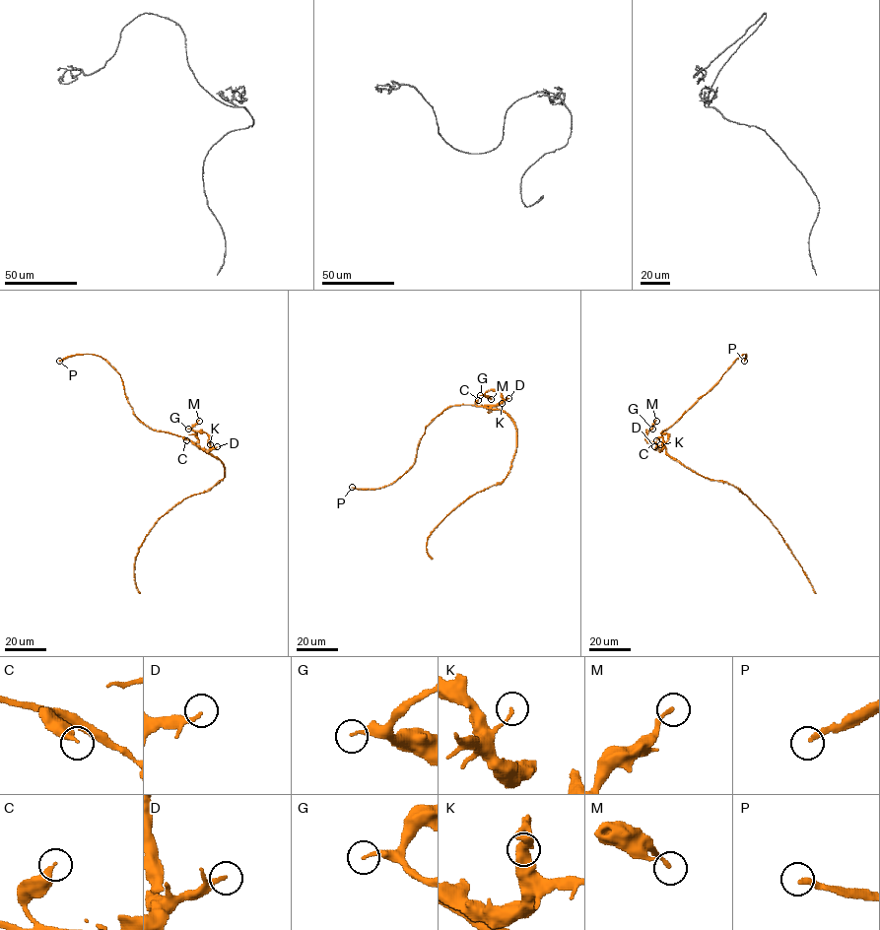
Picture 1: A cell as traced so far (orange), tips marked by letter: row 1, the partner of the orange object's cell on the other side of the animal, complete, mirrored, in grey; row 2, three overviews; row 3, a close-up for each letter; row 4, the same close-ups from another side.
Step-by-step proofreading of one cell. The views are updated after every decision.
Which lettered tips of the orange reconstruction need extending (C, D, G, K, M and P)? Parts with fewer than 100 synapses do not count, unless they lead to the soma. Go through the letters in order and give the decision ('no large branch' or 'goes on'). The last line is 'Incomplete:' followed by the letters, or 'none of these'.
C: no large branch
D: no large branch
G: no large branch
K: no large branch
M: no large branch
P: goes on
Incomplete: P

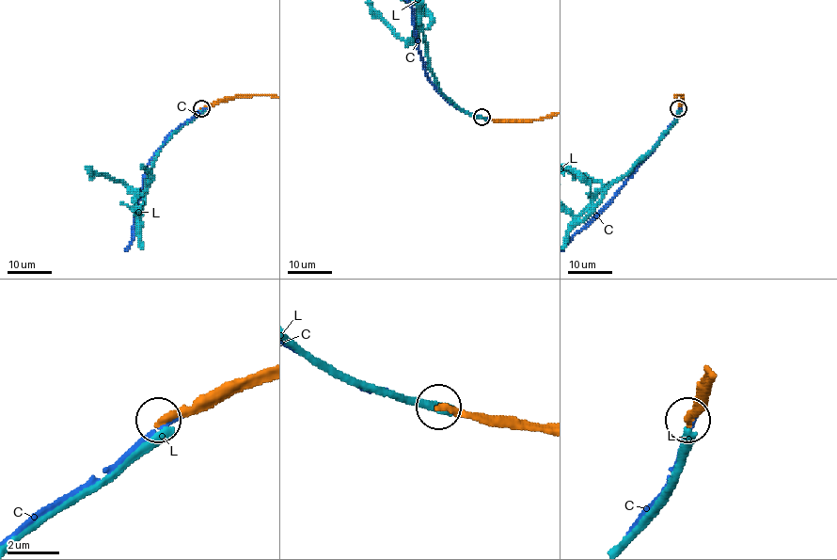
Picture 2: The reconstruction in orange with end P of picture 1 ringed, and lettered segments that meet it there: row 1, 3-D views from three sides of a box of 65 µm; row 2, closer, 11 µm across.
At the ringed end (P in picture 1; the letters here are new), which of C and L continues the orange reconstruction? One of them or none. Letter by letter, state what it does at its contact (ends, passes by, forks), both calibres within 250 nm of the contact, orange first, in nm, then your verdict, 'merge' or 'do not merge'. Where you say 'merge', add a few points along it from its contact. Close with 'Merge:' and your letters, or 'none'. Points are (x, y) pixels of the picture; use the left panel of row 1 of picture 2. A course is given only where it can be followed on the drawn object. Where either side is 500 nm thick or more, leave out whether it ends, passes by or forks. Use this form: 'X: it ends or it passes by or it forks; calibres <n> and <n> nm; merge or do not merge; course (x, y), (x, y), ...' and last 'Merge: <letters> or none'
C: it ends; calibres 360 and 190 nm; do not merge
L: it ends; calibres 280 and 400 nm; do not merge
Merge: none

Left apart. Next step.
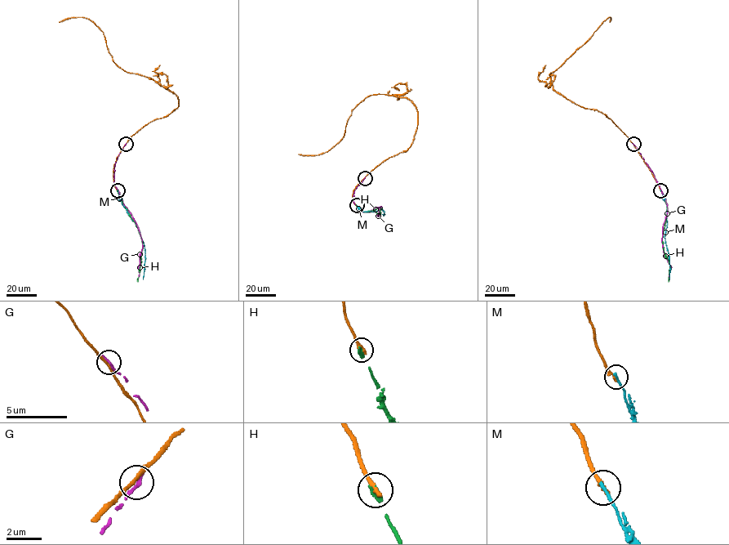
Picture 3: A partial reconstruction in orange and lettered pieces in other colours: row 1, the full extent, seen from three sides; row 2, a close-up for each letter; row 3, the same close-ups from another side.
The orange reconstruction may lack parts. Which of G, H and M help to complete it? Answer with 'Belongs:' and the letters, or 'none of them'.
Belongs: H

